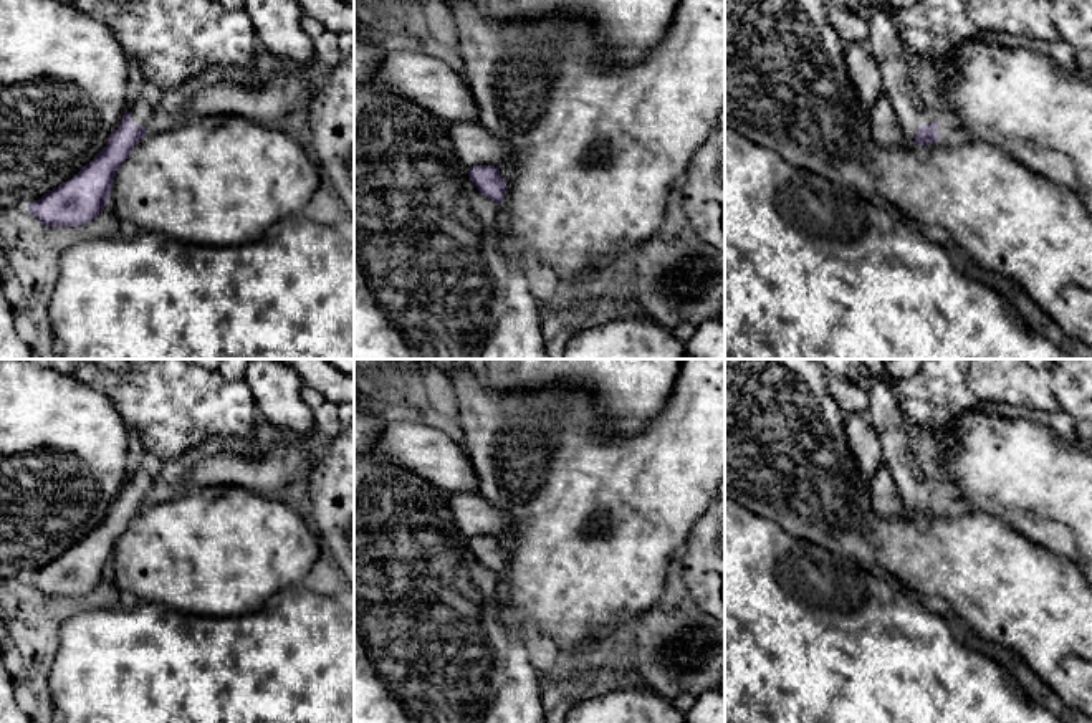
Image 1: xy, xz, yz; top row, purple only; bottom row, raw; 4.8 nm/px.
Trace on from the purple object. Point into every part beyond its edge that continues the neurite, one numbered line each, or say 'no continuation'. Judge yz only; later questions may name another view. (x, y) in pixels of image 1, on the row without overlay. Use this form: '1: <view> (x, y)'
1: yz (884, 412)

